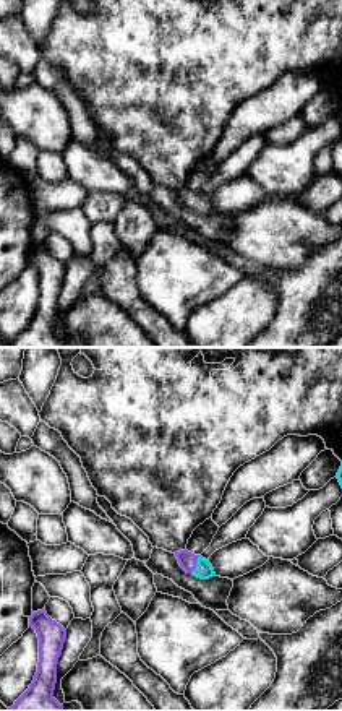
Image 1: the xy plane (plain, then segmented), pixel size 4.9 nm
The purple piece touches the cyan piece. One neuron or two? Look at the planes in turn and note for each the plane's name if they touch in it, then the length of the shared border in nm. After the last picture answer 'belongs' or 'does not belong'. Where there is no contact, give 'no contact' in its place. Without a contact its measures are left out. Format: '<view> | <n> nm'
xy | 100 nm

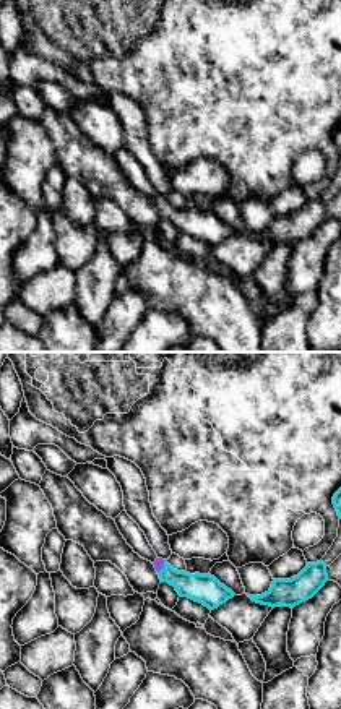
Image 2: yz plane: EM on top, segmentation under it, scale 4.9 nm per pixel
yz | 80 nm

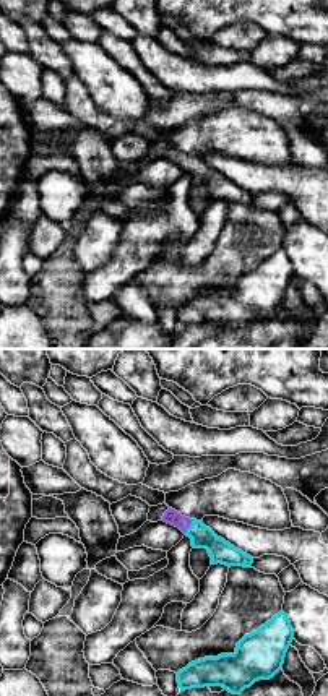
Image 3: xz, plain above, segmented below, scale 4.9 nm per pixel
xz | 90 nm

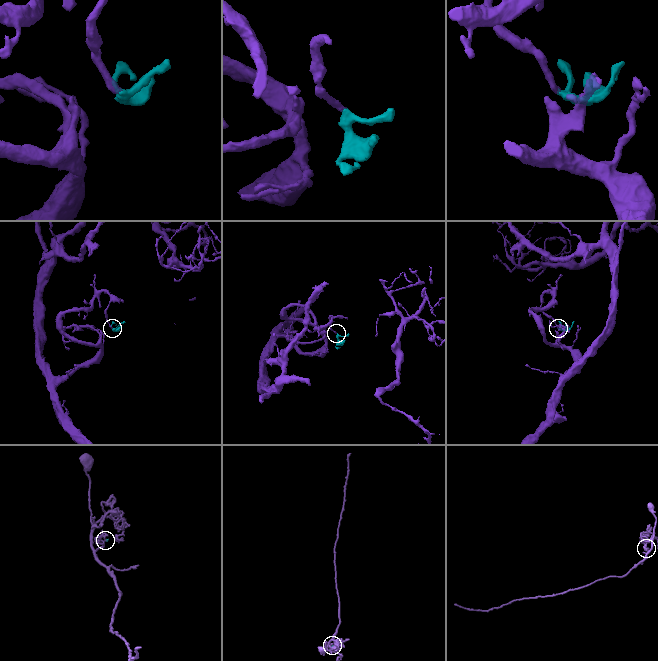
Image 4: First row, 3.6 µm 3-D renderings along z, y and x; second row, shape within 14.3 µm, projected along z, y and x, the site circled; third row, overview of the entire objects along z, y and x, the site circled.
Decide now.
belongs

